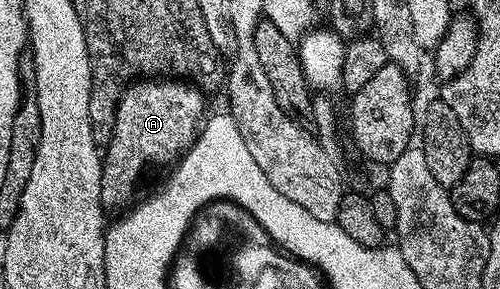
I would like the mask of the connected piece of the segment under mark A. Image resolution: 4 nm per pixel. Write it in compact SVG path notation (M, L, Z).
M172 76L146 78L125 87L117 101L113 135L104 147L101 163L101 203L106 211L128 207L134 201L133 193L141 177L152 166L169 168L185 157L207 118L204 97L192 82Z

